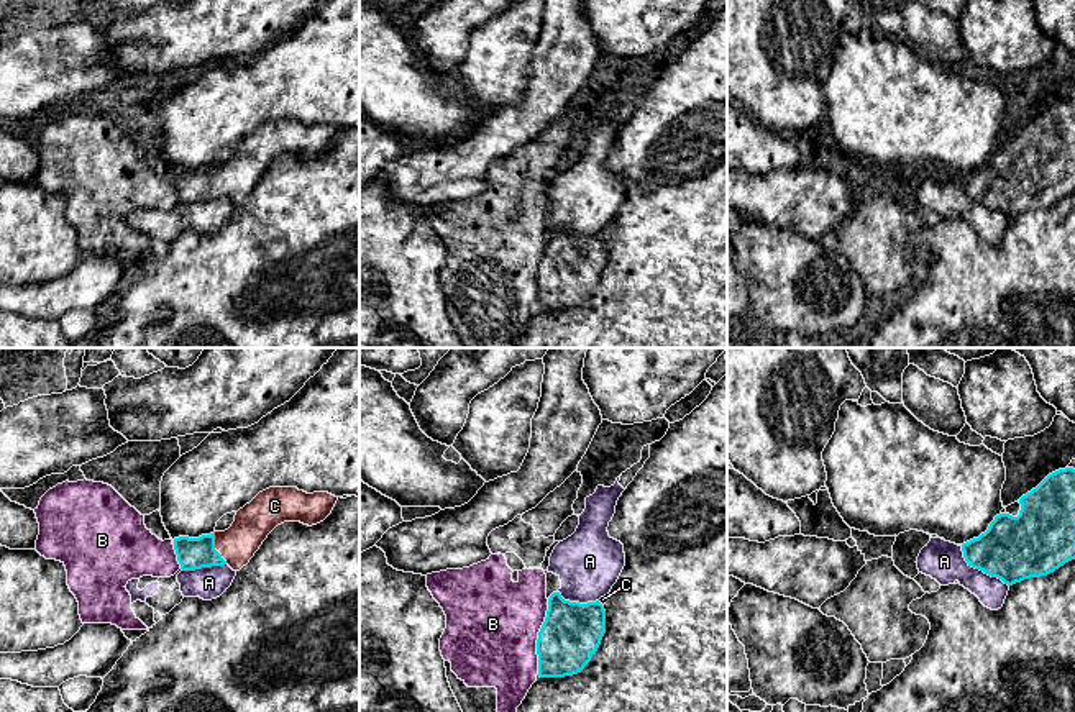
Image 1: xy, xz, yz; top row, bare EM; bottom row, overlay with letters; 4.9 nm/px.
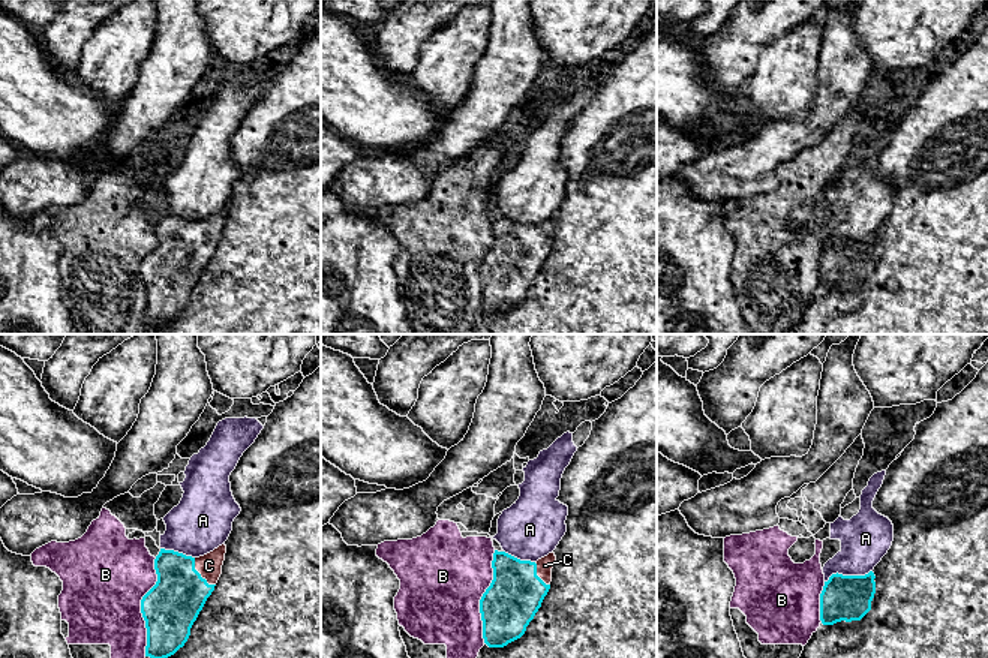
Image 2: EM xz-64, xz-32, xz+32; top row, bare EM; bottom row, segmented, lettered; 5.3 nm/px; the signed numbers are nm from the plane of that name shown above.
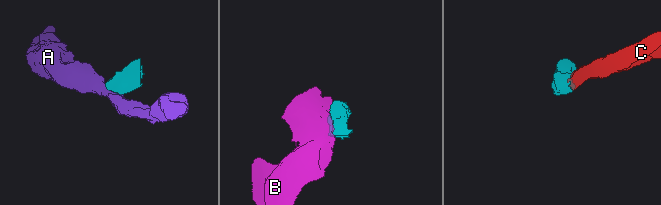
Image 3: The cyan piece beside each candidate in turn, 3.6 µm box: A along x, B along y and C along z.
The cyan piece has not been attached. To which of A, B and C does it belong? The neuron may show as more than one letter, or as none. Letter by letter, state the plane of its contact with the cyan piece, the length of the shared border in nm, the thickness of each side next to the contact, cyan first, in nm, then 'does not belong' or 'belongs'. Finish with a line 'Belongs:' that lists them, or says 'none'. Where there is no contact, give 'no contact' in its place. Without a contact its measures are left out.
A: meets cyan in yz; contact 300 nm long; 320 nm thick on the cyan side, 200 nm on the other; does not belong
B: meets cyan in xz; contact 380 nm long; 300 nm thick on the cyan side, 460 nm on the other; does not belong
C: meets cyan in xy; contact 170 nm long; 160 nm thick on the cyan side, 190 nm on the other; belongs
Belongs: C

